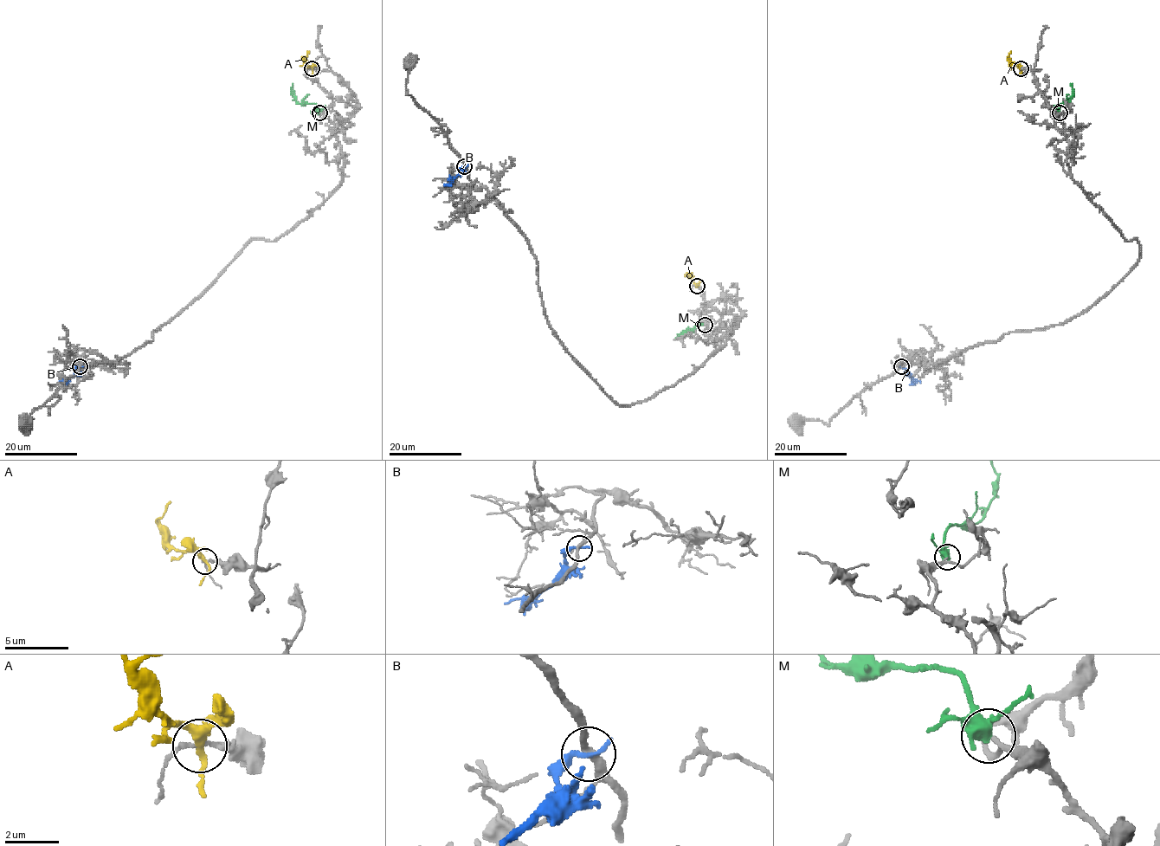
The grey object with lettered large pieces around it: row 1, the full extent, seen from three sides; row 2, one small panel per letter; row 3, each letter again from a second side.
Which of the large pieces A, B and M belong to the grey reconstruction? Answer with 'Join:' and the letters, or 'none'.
Join: M

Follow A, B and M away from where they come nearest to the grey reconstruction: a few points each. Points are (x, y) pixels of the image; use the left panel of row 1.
A: (312, 68), (304, 58), (308, 51)
B: (80, 365), (67, 380), (59, 382)
M: (319, 113), (315, 104), (297, 100), (293, 84)

